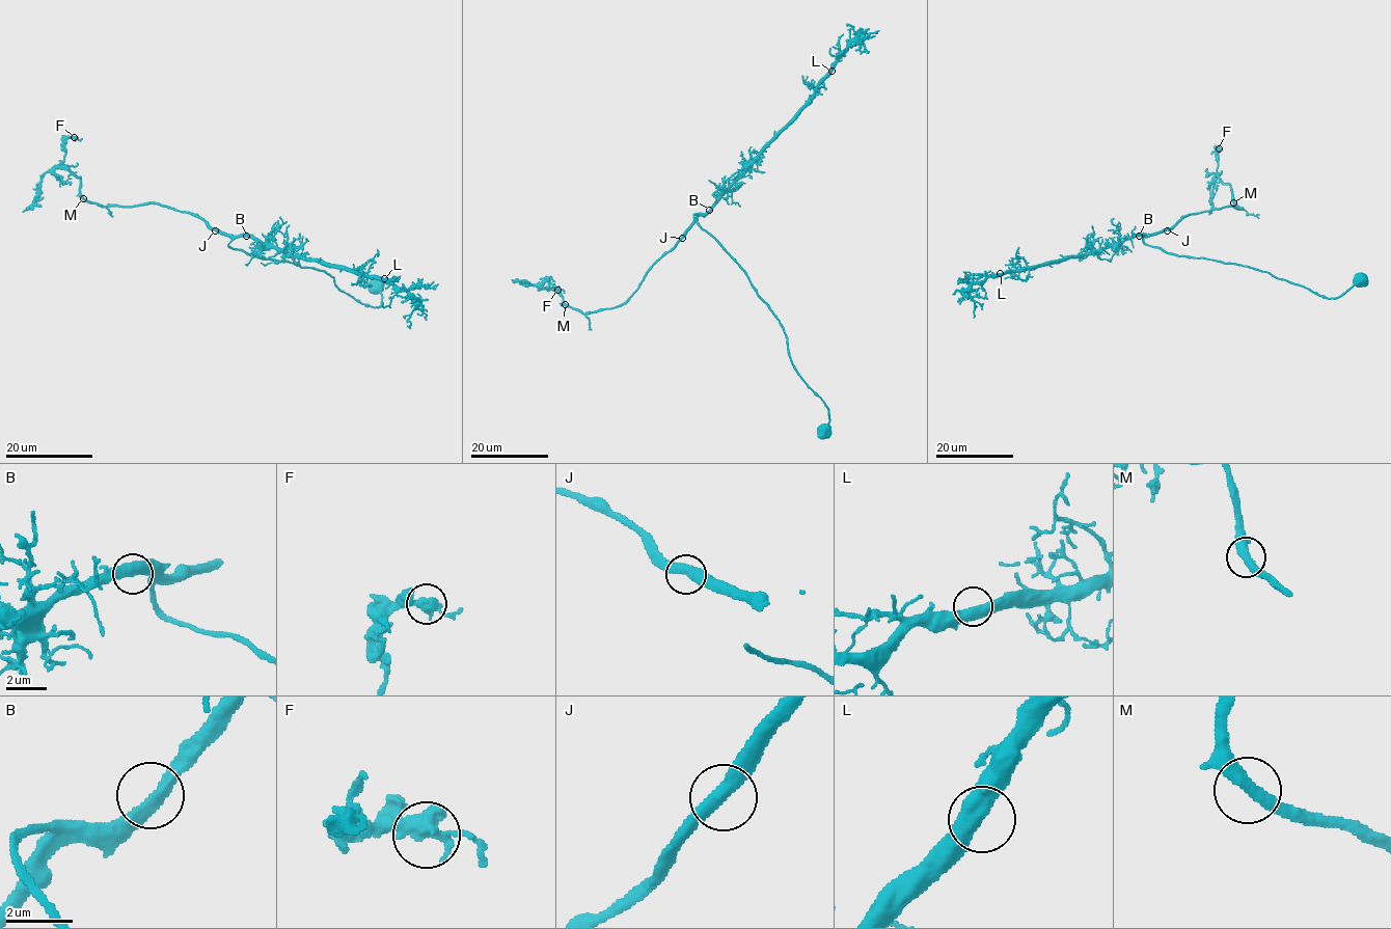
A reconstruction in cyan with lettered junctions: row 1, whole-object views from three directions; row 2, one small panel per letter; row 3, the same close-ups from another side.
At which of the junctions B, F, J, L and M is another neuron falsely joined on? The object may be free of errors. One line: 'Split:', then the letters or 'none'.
Split: none

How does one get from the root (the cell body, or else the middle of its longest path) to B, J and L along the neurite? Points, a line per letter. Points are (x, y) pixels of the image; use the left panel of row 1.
B: (376, 287), (381, 304), (365, 305), (342, 292), (330, 274), (263, 260), (228, 244), (246, 236)
J: (376, 287), (381, 304), (365, 305), (342, 292), (330, 274), (249, 255), (233, 249), (232, 238), (215, 230)
L: (376, 287), (381, 304), (365, 305), (330, 274), (228, 244), (250, 236), (384, 278)

